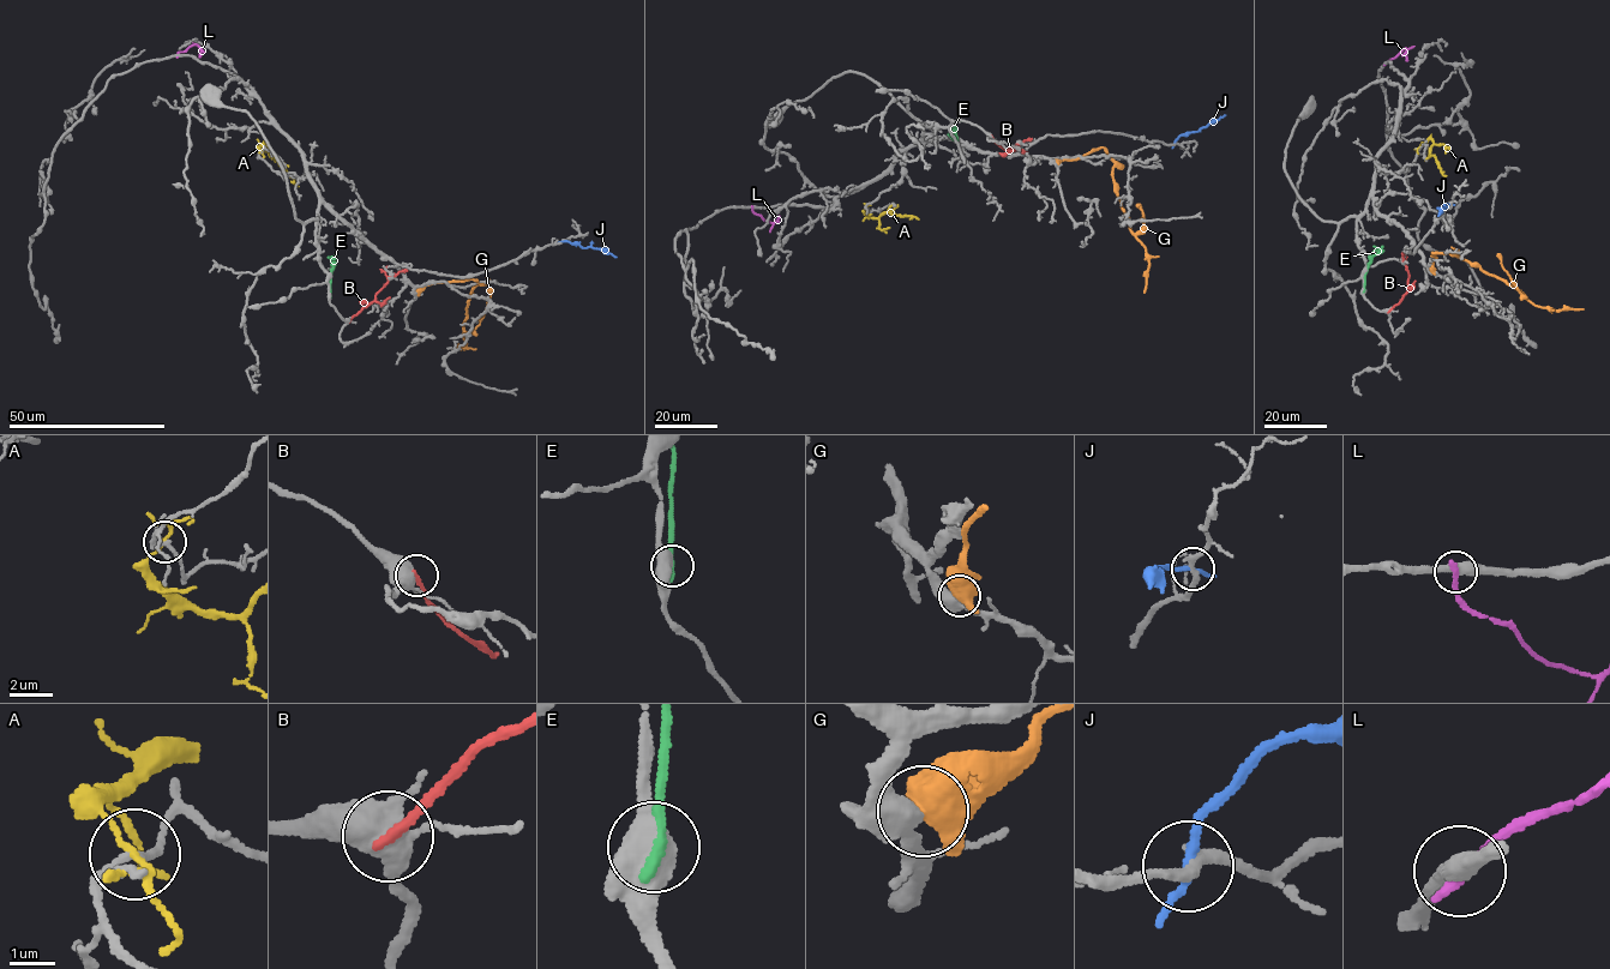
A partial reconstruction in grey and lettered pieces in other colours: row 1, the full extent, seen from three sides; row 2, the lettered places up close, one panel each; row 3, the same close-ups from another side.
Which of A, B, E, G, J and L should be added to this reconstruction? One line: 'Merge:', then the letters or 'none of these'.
Merge: none of these

